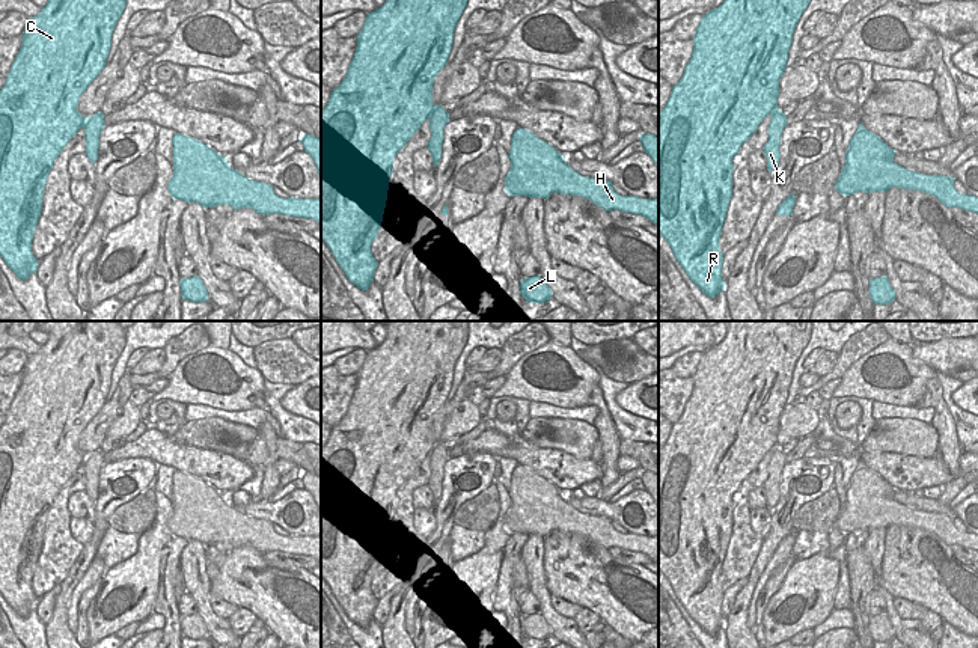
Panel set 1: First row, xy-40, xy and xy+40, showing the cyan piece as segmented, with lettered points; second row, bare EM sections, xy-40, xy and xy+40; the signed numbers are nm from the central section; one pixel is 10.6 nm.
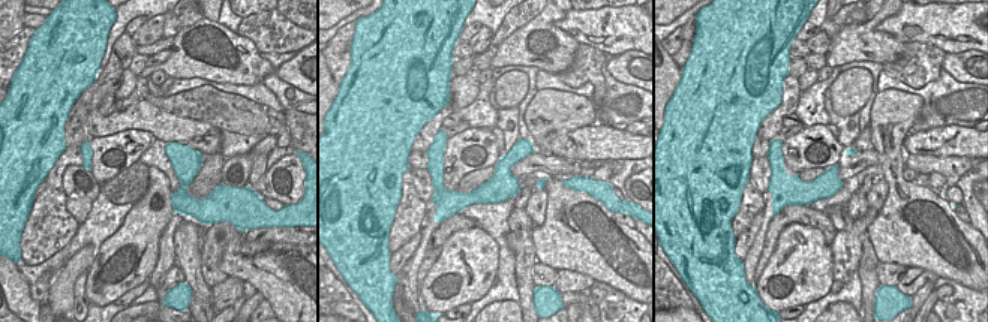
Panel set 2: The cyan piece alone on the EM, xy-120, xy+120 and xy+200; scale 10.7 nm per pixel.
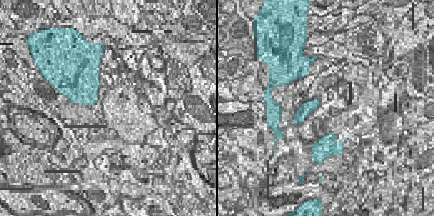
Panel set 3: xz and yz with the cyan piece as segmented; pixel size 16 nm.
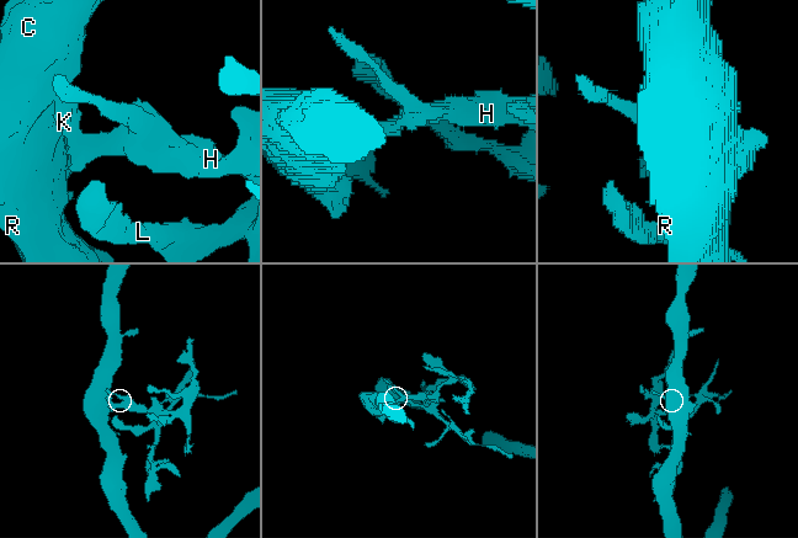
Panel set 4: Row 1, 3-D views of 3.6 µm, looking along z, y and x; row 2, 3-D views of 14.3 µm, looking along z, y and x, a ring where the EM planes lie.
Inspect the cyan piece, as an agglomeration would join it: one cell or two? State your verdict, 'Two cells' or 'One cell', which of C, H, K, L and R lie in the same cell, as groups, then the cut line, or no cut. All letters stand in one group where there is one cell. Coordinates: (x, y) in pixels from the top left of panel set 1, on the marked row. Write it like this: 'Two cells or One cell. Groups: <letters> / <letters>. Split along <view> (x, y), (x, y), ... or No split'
Two cells. Groups: C R / H K L. Split along xy (437, 106), (430, 118).

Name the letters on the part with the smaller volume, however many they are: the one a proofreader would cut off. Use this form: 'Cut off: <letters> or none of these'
Cut off: H, K, L.

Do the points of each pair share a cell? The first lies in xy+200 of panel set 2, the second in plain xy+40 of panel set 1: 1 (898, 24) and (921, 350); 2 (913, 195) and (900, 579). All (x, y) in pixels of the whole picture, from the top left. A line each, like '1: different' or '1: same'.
1: same
2: same

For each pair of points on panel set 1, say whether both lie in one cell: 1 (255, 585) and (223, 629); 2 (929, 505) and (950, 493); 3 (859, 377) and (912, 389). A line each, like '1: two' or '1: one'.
1: two
2: two
3: one

